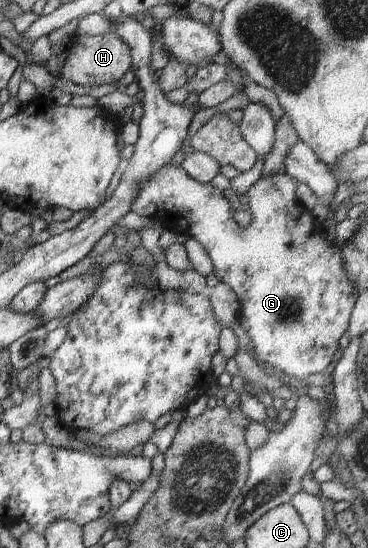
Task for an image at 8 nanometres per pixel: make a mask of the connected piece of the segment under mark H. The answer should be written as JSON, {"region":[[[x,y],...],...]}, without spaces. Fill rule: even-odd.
{"region":[[[115,33],[93,36],[75,36],[67,46],[67,58],[63,62],[61,75],[79,86],[113,84],[120,81],[132,67],[132,55],[129,46]]]}

